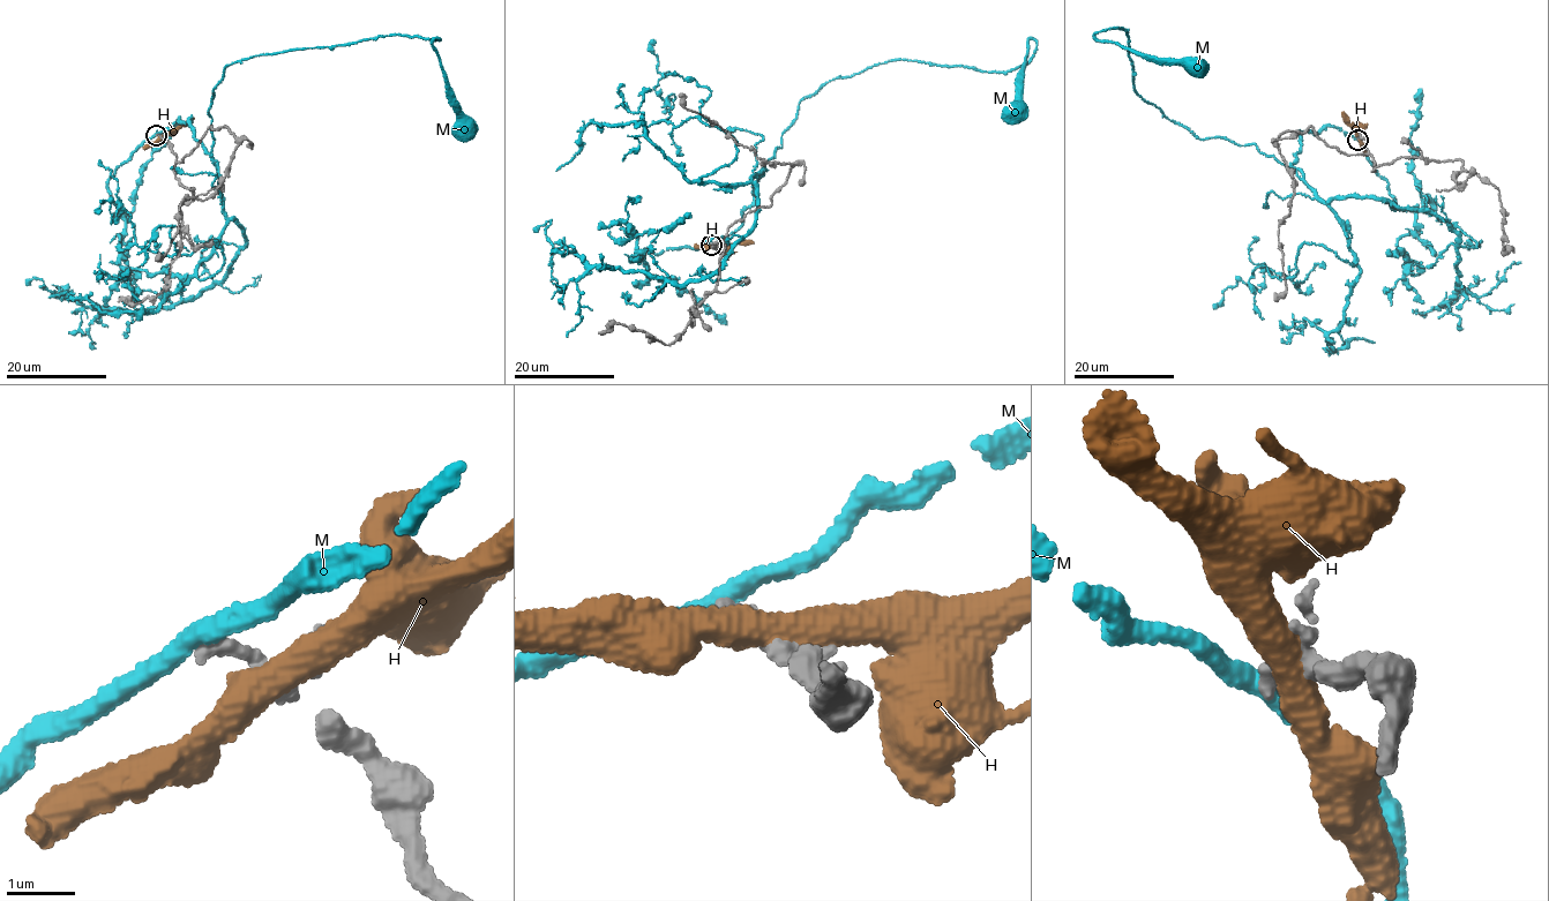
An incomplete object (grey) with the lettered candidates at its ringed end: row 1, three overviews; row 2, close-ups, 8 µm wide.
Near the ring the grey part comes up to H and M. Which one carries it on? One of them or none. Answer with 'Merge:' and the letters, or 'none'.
Merge: none

